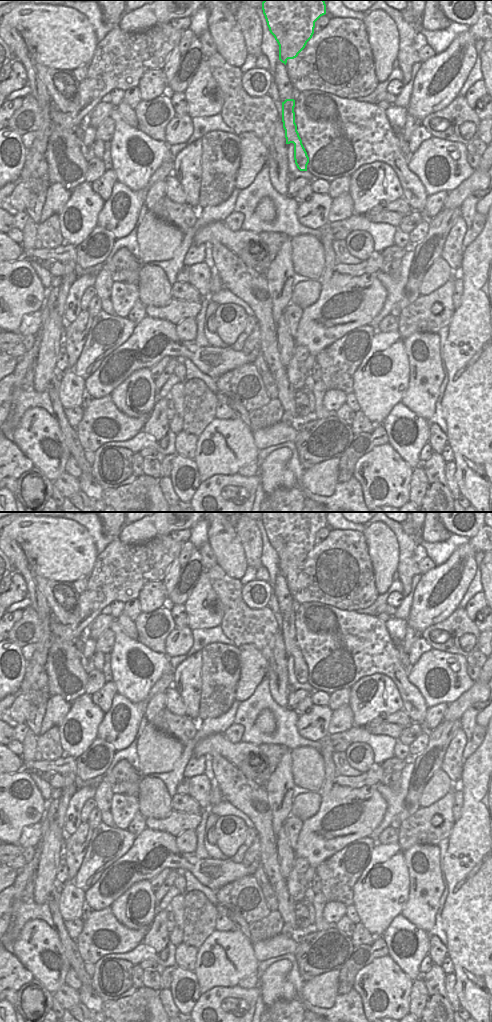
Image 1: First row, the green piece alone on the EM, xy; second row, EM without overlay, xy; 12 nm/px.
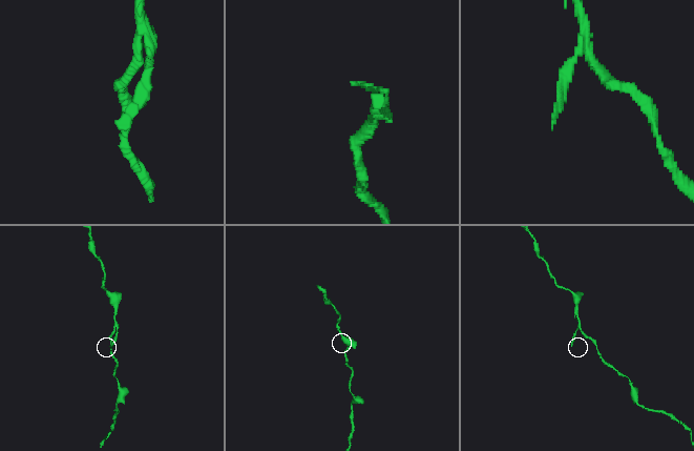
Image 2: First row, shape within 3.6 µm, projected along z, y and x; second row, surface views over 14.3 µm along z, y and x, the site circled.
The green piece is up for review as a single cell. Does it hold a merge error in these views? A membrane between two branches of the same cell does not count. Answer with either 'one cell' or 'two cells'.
two cells

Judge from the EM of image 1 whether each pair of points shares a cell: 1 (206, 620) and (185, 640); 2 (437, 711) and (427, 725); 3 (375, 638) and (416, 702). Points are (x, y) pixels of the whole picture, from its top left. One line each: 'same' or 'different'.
1: different
2: same
3: same

